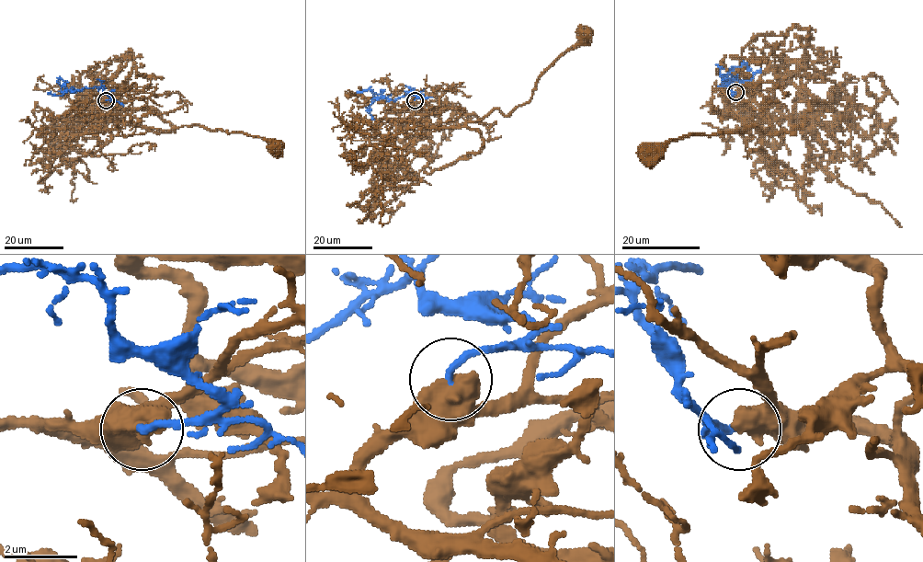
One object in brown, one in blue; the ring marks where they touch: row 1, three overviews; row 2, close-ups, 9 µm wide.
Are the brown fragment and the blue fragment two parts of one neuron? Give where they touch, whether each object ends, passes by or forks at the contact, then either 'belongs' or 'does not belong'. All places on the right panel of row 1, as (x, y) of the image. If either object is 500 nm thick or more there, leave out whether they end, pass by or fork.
at (735, 92); belongs

